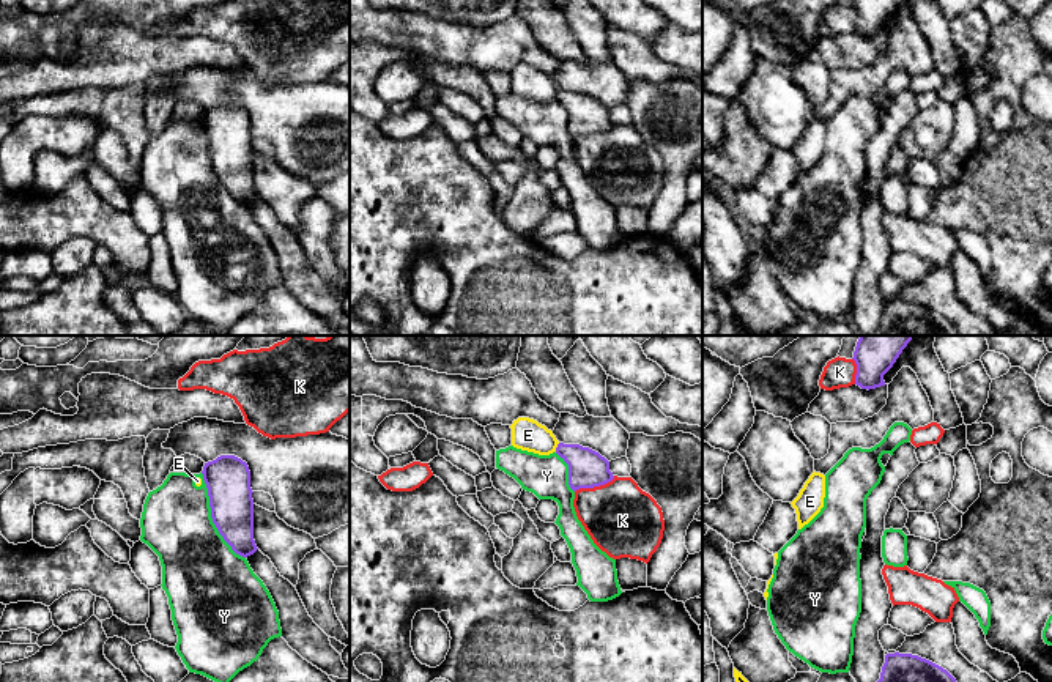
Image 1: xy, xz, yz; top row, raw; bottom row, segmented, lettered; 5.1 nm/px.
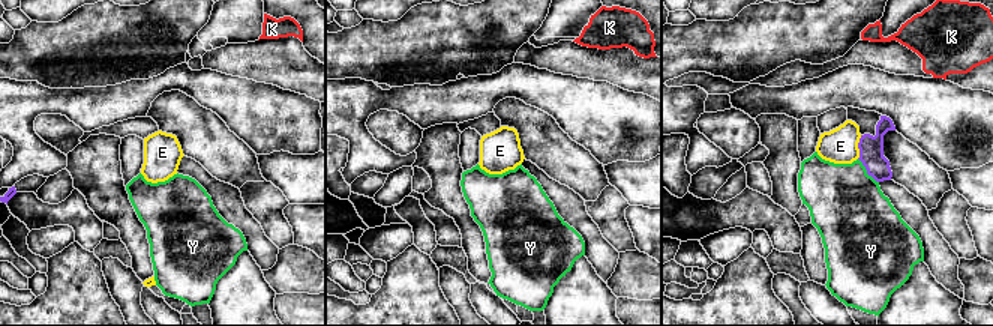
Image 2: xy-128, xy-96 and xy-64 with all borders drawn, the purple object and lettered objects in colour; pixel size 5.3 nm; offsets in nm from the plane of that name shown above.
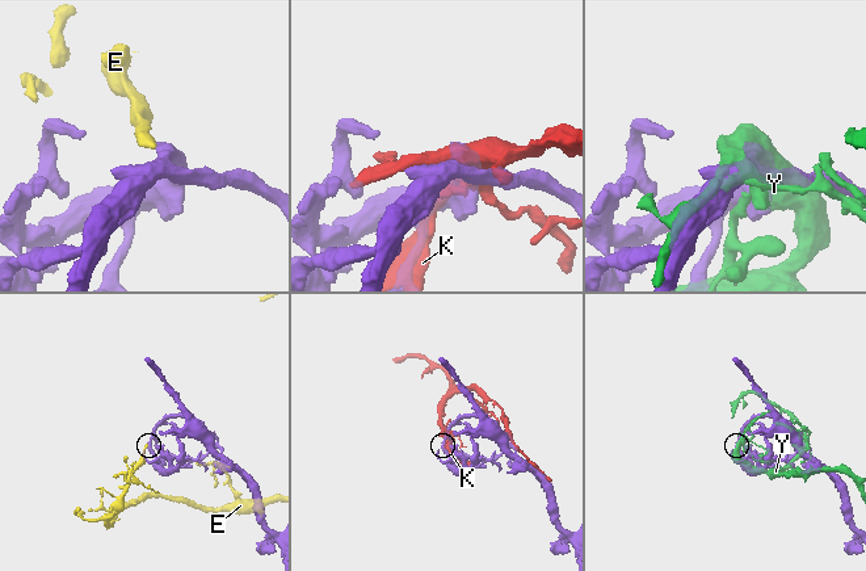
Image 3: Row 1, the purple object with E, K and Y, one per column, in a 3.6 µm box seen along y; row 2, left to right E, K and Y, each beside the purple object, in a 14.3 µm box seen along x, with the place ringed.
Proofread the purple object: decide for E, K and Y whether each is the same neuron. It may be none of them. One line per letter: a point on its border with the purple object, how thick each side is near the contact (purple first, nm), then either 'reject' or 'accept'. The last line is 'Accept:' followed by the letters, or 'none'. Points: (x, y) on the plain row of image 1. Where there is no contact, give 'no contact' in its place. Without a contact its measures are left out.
E: xz (556, 95) | 190/160 nm | reject
K: xz (594, 133) | 190/360 nm | reject
Y: xy (211, 164) | 240/360 nm | reject
Accept: none

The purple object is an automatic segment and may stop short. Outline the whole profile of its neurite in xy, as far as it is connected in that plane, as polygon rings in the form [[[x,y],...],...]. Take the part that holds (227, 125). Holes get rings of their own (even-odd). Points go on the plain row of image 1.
[[[220,102],[203,113],[211,165],[232,197],[247,205],[258,195],[254,187],[254,146],[250,118],[235,102]]]

